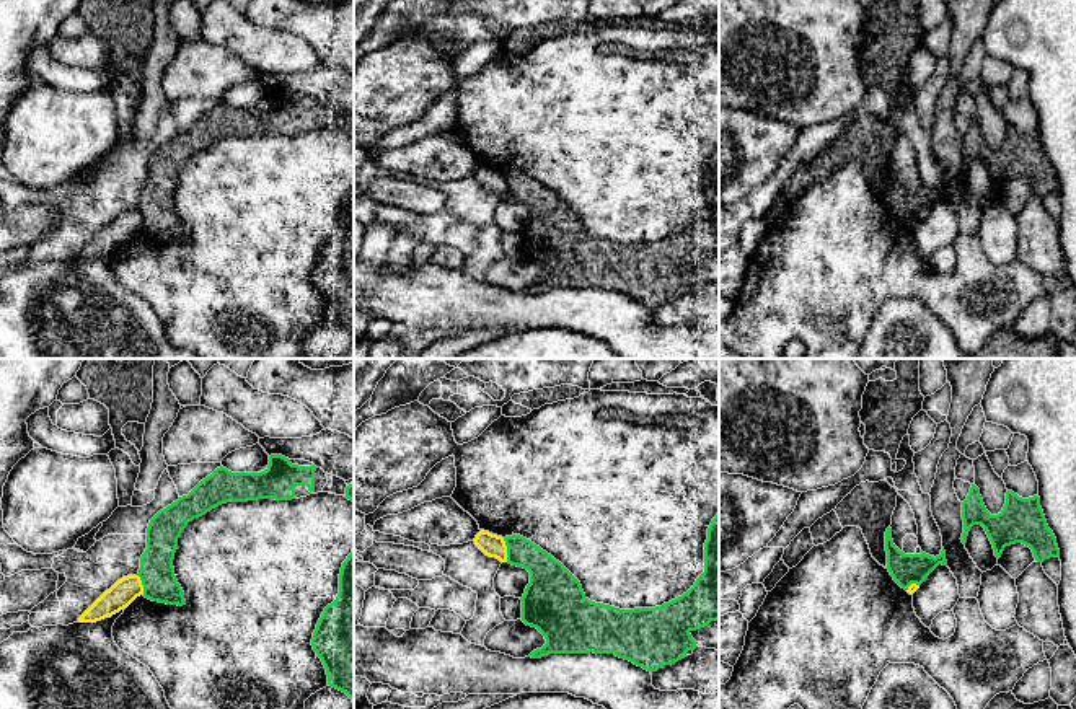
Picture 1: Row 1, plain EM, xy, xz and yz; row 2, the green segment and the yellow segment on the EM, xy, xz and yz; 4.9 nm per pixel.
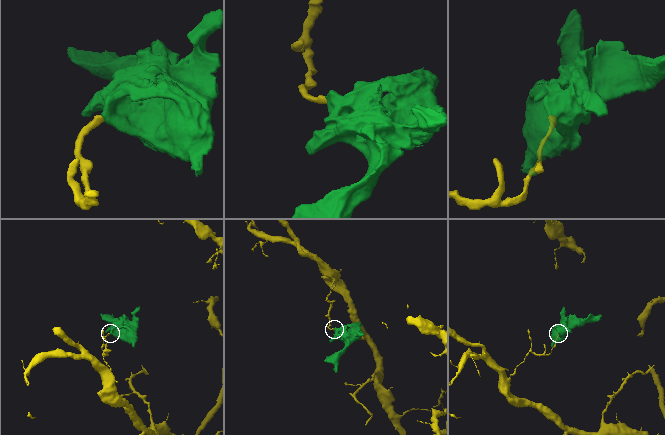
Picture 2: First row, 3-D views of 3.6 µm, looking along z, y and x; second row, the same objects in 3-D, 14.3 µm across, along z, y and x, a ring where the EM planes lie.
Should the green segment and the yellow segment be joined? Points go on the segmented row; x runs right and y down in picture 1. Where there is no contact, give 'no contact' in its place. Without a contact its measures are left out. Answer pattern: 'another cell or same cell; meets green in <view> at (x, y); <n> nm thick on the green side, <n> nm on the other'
another cell; meets green in xz at (507, 550); 190 nm thick on the green side, 110 nm on the other

